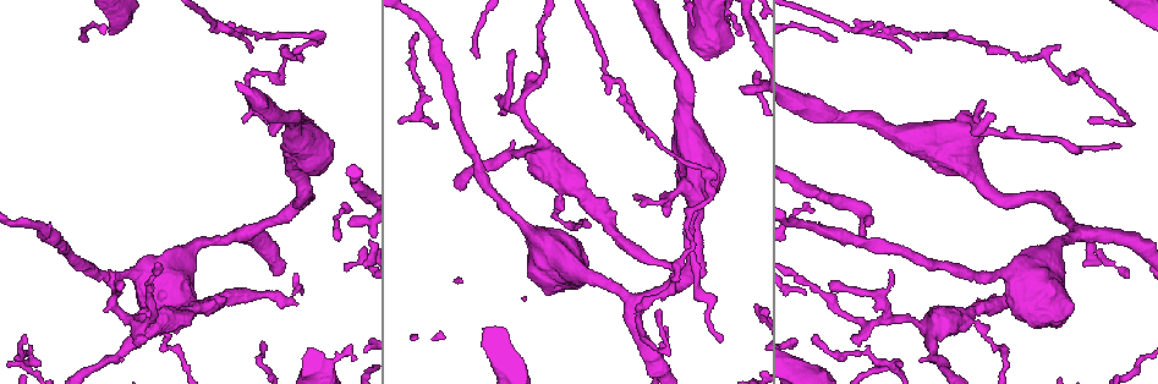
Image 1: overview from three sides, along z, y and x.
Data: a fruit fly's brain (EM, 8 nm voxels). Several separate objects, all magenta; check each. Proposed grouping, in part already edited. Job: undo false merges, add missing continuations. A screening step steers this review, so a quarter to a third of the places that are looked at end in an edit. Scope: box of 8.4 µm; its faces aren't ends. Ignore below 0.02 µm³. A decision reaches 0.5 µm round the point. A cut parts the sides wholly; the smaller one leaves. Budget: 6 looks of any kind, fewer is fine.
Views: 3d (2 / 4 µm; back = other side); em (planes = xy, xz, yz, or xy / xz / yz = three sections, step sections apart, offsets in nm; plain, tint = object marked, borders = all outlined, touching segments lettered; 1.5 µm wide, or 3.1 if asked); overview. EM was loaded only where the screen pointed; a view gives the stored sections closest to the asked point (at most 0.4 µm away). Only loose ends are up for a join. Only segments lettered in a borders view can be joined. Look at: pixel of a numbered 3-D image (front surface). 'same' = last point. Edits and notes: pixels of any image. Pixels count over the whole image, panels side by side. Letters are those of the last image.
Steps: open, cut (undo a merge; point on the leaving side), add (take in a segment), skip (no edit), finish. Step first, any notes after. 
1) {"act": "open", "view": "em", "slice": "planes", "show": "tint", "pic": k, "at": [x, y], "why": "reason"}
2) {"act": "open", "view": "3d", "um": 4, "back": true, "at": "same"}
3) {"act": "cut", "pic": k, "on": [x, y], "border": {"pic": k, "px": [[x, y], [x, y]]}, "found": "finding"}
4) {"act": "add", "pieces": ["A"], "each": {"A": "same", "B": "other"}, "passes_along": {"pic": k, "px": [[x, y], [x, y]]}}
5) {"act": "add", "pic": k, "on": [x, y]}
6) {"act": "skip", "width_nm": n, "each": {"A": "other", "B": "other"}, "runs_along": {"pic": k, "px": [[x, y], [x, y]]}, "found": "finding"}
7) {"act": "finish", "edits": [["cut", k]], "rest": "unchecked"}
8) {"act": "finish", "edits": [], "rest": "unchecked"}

{"act": "open", "view": "3d", "um": 2, "pic": 1, "at": [979, 121], "why": "tapers out"}

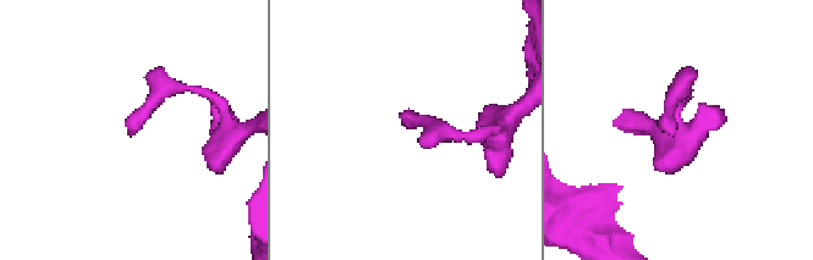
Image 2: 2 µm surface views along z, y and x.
{"act": "open", "view": "em", "slice": "yz", "step": 8, "show": "borders", "pic": 2, "at": [405, 126]}

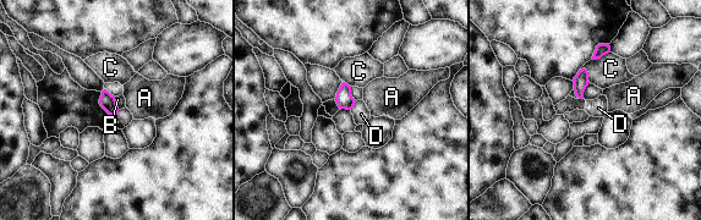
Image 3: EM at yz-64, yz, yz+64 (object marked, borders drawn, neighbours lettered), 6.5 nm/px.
{"act": "skip", "longest_contact_nm": ["C", 120], "each": {"A": "other", "B": "other", "C": "other", "D": "other"}, "found": "no lettered segment goes on from it"}

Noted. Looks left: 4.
{"act": "open", "view": "3d", "um": 4, "pic": 1, "at": [910, 52]}

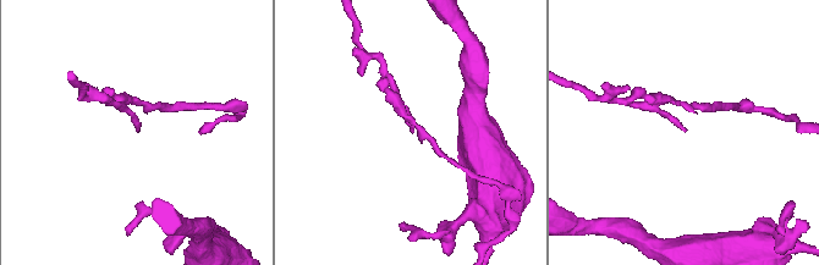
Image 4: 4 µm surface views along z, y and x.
{"act": "open", "view": "em", "slice": "yz", "step": 4, "show": "tint", "pic": 4, "at": [413, 132]}

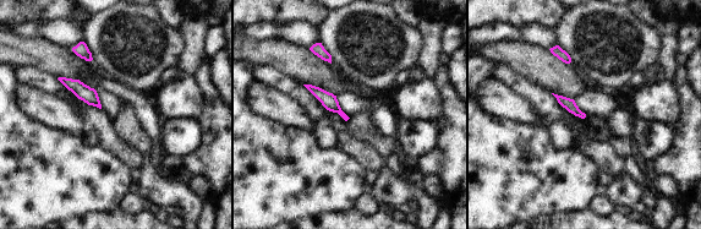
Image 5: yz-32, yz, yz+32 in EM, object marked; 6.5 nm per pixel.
{"act": "open", "view": "em", "slice": "planes", "show": "borders", "at": "same"}

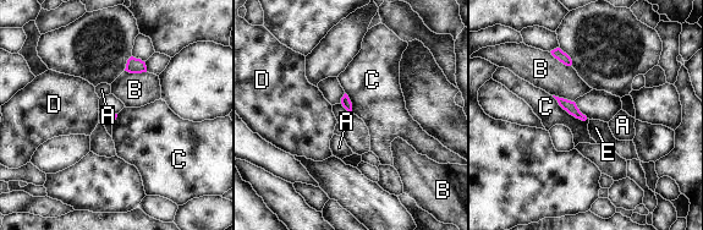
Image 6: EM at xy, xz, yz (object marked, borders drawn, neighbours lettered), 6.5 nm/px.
{"act": "skip", "longest_contact_nm": ["C", 280], "each": {"A": "other", "B": "other", "C": "other", "D": "other", "E": "other"}, "border": {"pic": 6, "px": [[552, 96], [570, 114], [587, 119]]}, "found": "no lettered segment goes on from it"}

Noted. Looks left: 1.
{"act": "finish", "edits": [], "rest": "unchecked"}

